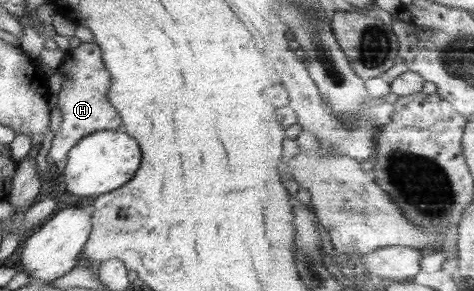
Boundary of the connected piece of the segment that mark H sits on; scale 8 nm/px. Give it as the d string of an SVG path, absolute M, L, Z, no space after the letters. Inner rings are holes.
M80 42L73 48L68 47L65 50L62 63L56 68L61 79L60 89L58 89L56 97L62 122L52 138L47 154L52 159L55 174L63 171L68 150L81 137L92 132L120 128L121 117L114 111L110 101L106 101L107 89L111 88L111 83L110 74L104 67L101 56L100 48L94 42Z

